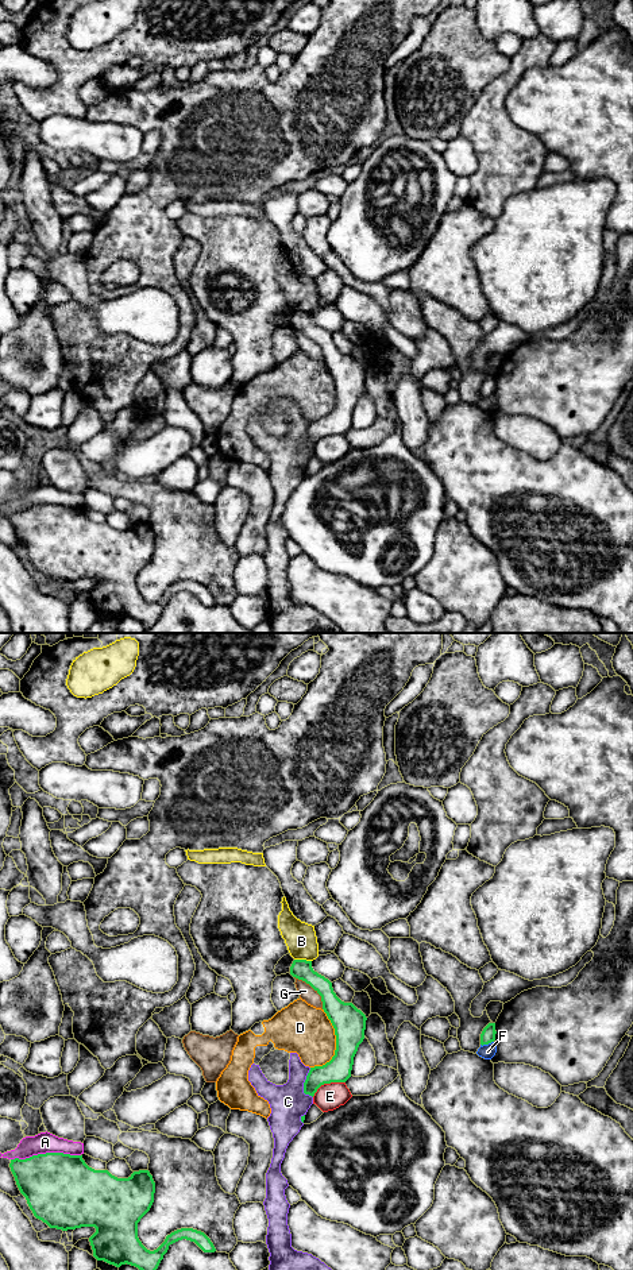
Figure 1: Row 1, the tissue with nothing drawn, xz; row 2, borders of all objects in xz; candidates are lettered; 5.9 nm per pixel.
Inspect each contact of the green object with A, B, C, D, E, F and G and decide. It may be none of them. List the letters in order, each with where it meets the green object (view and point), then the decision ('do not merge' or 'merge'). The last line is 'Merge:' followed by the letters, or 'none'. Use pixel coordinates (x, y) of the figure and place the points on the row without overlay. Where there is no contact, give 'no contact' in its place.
A: contact xz (46, 505); do not merge
B: contact xz (303, 312); do not merge
C: contact xz (304, 436); do not merge
D: contact xz (336, 396); do not merge
E: contact xz (327, 435); do not merge
F: contact xz (486, 396); do not merge
G: contact xz (313, 340); do not merge
Merge: none

